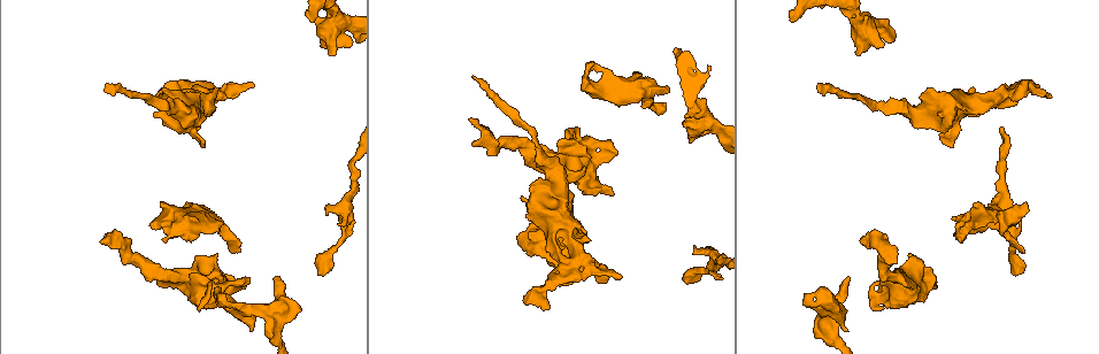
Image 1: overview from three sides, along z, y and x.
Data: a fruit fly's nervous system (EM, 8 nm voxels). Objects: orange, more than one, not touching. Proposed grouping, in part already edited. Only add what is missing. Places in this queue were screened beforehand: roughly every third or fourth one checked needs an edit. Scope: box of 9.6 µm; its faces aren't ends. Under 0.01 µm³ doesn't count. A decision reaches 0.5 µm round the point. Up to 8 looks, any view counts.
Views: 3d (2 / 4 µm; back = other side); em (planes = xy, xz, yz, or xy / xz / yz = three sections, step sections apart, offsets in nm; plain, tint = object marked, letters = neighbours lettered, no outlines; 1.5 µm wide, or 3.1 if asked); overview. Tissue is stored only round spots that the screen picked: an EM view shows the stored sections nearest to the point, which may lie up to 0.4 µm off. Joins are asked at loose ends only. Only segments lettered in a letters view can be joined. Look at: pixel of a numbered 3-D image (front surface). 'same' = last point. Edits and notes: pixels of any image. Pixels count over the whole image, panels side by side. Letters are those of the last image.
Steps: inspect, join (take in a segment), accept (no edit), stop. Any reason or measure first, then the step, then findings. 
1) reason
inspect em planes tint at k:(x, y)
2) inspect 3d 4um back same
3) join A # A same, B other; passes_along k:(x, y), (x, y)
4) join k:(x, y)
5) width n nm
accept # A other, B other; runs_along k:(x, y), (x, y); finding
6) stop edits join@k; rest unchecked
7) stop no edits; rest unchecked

free end
inspect 3d 2um at 1:(849, 277)

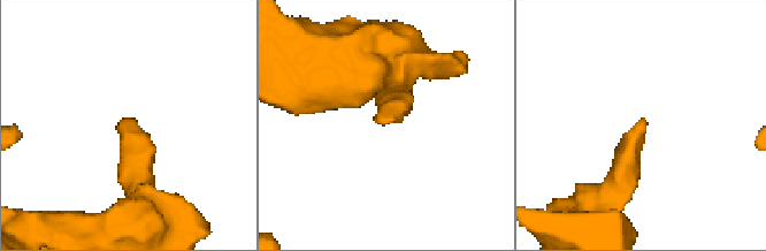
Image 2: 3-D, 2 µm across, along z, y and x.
now the EM
inspect em xz step 4 tint at 2:(124, 120)

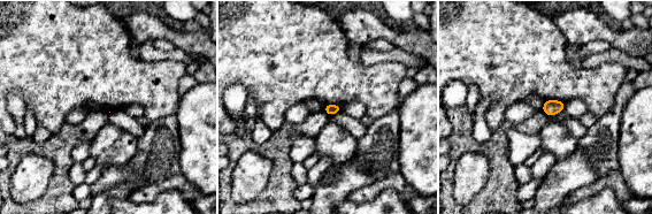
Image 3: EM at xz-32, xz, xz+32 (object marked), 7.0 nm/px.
another direction
inspect em xy step 8 letters same

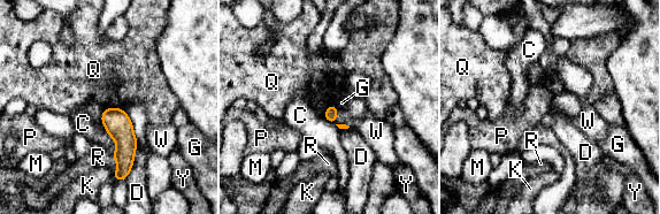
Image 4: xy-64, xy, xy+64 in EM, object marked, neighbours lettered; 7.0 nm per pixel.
accept # C other, D other, G other, K other, M other, P other, Q other, R other, W other, Y other; none of them fits

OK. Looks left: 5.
free end
inspect em planes tint at 1:(598, 282)

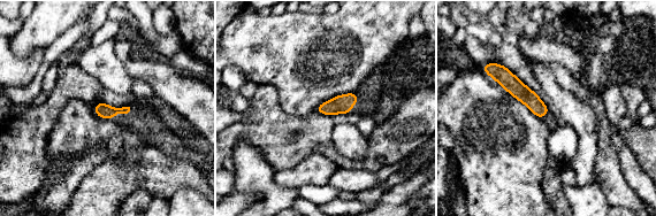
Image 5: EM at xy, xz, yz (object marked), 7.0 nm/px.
inspect em planes letters same

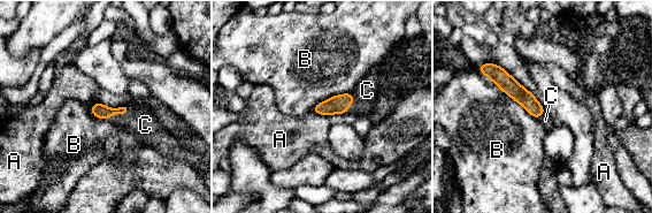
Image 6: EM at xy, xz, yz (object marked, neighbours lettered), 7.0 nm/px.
join C # A other, B other, C same; passes_along 6:(98, 109), (117, 113), (145, 124); it goes on there

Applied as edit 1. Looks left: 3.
branch stops here
inspect em xz step 4 tint at 1:(1017, 274)

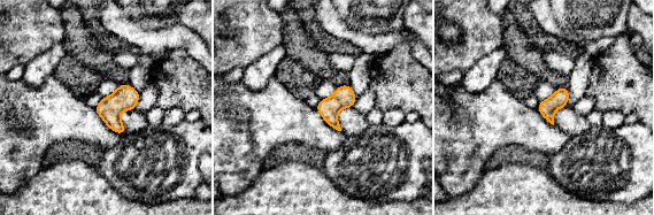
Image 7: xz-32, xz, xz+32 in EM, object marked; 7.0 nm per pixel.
inspect em yz step 4 letters same

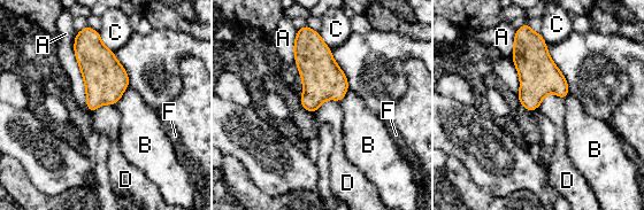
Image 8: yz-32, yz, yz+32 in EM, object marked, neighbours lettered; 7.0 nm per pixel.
width 150 nm
accept # A other, B other, C other, D other, F other; border 8:(564, 98), (547, 93), (538, 107); none of them fits

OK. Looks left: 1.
stop edits join@6; rest unchecked

